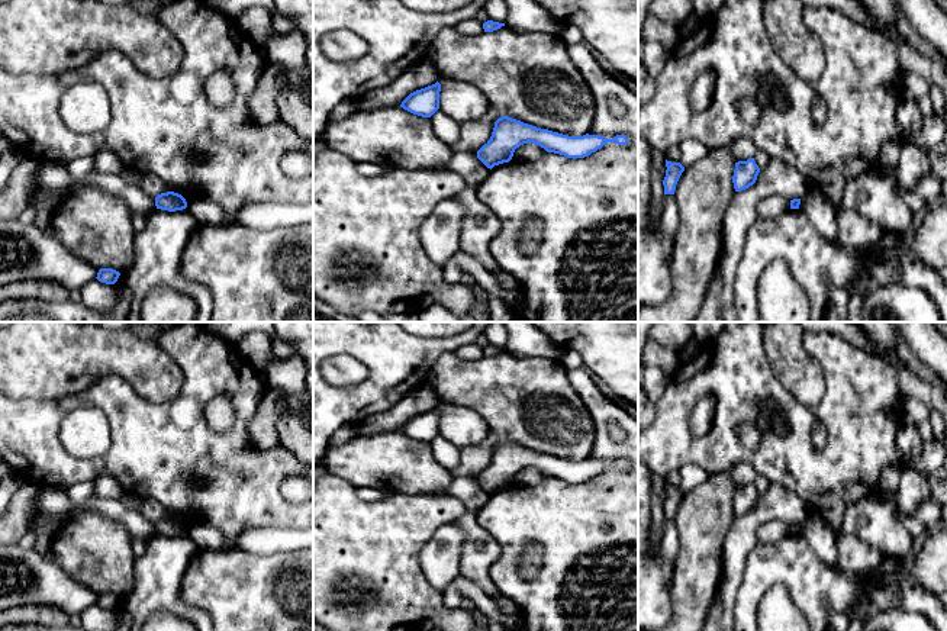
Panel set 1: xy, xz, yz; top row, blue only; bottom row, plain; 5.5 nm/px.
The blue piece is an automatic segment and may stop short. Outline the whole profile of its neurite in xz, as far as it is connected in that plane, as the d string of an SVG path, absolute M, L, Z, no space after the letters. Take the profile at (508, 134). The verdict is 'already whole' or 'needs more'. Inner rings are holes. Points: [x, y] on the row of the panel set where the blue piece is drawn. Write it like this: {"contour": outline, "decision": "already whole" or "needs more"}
{"contour": "M502 116L495 122L490 139L477 151L477 158L487 167L509 162L516 148L524 144L537 144L547 152L564 155L567 158L584 158L596 152L608 142L626 145L625 135L612 139L599 135L568 136L548 129L541 129L509 116Z", "decision": "already whole"}

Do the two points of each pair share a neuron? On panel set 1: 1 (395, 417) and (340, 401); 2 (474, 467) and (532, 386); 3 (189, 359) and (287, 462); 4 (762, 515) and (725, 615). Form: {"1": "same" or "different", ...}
{"1": "different", "2": "same", "3": "same", "4": "same"}

